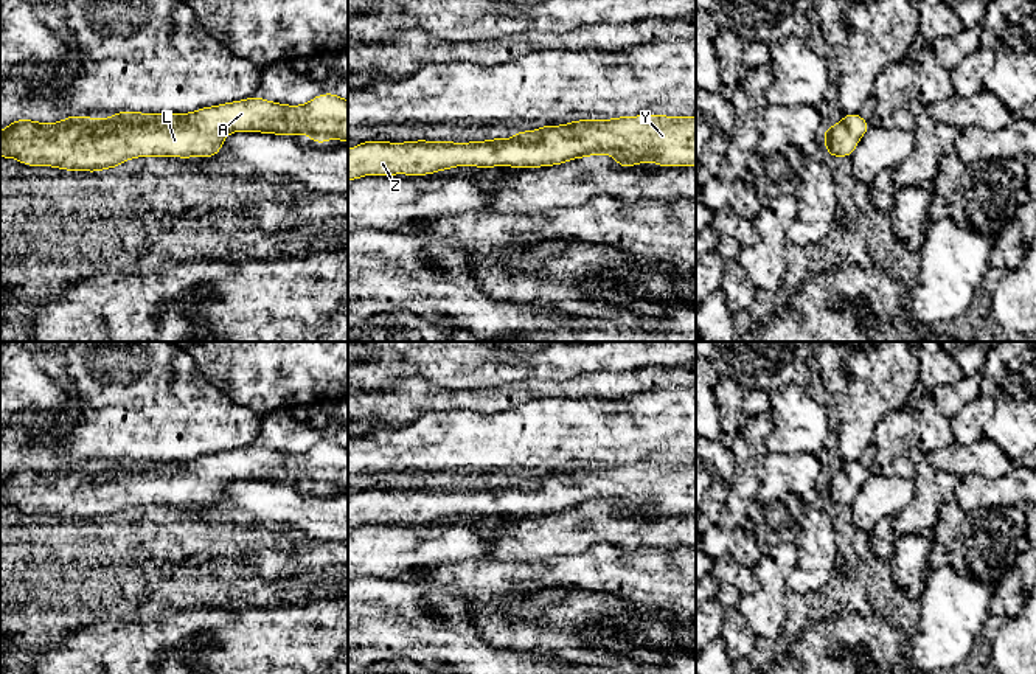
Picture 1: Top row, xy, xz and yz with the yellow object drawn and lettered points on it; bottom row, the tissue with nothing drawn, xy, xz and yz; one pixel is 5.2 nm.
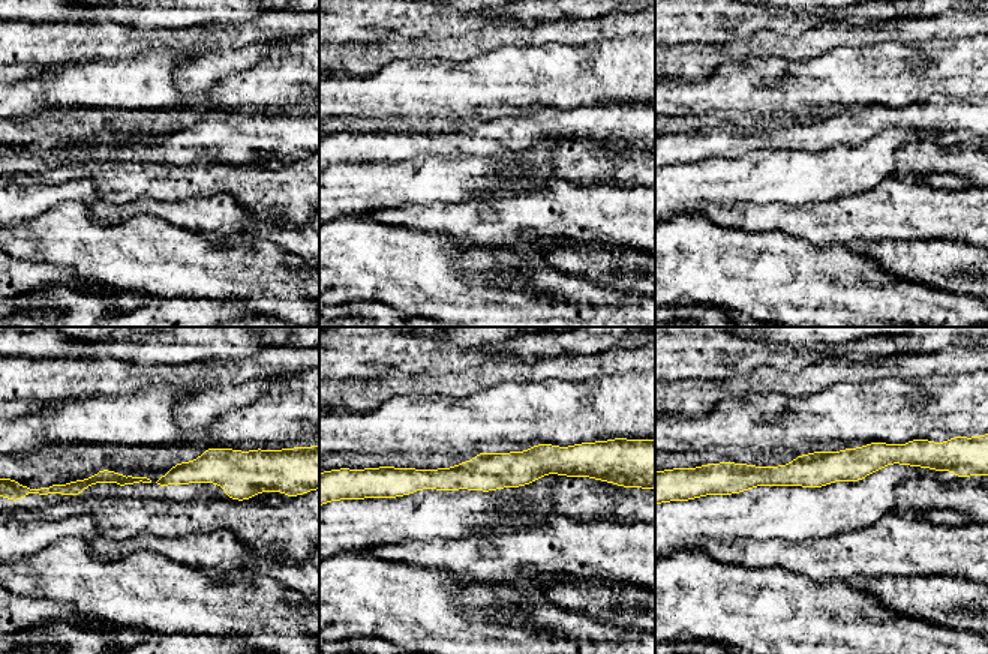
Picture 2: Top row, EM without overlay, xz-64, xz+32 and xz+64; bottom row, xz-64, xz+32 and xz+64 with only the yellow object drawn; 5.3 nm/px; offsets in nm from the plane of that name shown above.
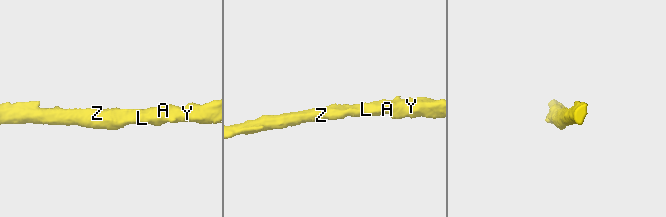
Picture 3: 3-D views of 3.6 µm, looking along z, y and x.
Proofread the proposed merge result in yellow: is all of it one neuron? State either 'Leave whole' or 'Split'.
Leave whole

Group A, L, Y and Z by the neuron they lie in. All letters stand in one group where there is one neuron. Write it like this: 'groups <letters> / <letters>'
groups A L Y Z

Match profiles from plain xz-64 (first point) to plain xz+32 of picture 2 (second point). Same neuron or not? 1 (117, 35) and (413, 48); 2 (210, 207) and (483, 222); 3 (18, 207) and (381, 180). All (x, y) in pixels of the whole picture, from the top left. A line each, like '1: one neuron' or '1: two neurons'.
1: one neuron
2: one neuron
3: one neuron

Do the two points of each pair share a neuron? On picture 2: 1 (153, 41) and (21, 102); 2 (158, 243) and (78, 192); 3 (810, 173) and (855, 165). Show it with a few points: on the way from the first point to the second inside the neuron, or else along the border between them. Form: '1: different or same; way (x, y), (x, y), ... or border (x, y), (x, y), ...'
1: different; border (147, 51), (125, 59), (77, 59)
2: different; border (89, 201), (60, 201), (54, 207)
3: same; way (820, 173), (844, 170)

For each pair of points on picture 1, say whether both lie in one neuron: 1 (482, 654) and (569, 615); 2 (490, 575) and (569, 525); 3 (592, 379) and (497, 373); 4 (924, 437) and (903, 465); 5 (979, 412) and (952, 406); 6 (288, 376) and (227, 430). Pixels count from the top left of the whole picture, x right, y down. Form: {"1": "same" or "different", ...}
{"1": "different", "2": "different", "3": "different", "4": "same", "5": "different", "6": "different"}

